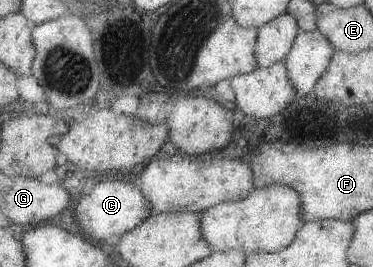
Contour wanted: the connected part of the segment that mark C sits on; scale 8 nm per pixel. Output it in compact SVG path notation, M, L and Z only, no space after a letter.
M132 179L128 182L108 180L86 188L80 200L78 200L76 218L90 238L108 242L108 238L112 235L121 238L127 232L138 228L154 213L152 204L149 200L146 200L146 195L142 194L138 179Z

